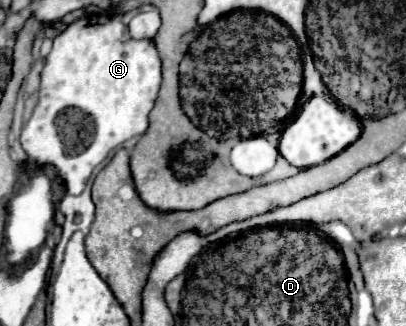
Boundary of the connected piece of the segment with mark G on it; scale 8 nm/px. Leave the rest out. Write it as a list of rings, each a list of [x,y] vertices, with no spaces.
[[[79,19],[53,39],[53,49],[41,71],[39,103],[21,133],[21,145],[29,159],[37,165],[51,163],[65,181],[69,195],[81,195],[93,169],[103,163],[115,147],[147,131],[149,113],[161,87],[161,59],[151,39],[125,39],[119,43],[81,41],[81,25],[85,25],[85,21]]]

